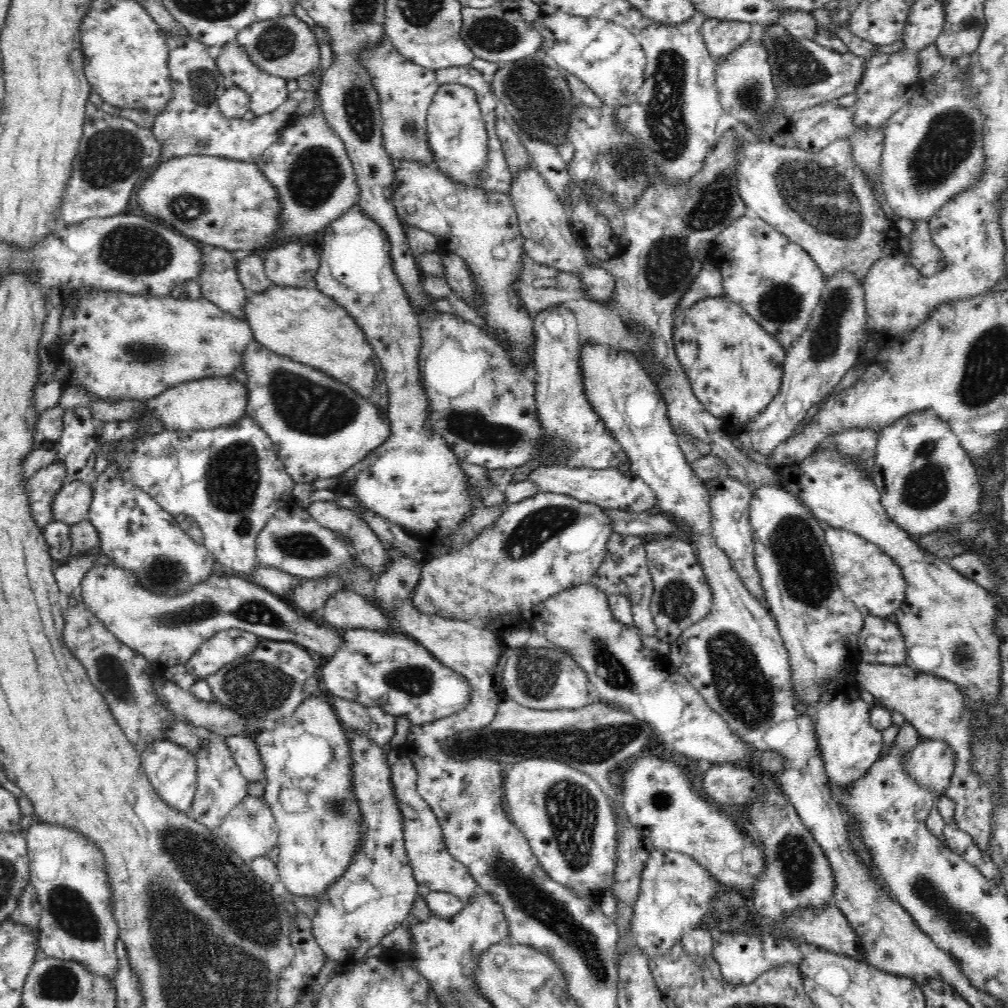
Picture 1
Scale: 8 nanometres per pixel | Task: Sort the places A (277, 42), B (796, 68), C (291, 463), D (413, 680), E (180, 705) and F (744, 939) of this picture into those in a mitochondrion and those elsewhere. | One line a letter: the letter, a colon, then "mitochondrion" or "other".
A: mitochondrion
B: mitochondrion
C: other
D: mitochondrion
E: other
F: other

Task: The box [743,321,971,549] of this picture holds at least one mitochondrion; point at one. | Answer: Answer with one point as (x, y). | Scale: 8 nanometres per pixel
(925, 486)

